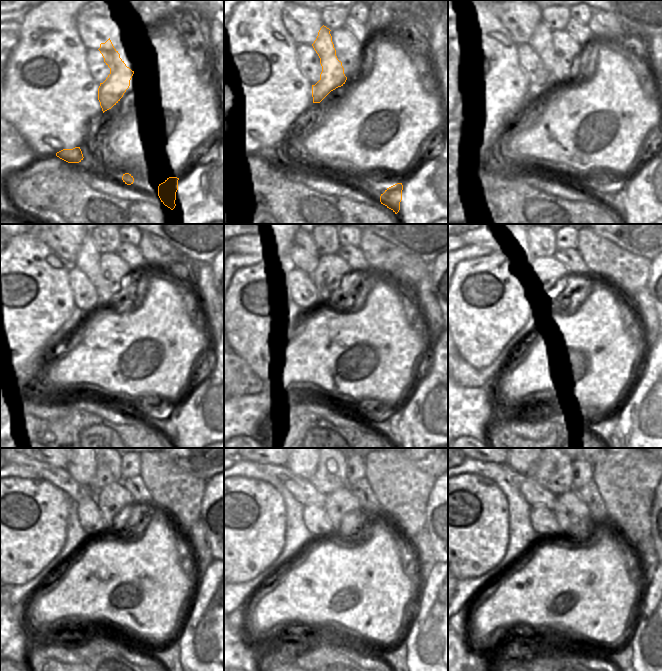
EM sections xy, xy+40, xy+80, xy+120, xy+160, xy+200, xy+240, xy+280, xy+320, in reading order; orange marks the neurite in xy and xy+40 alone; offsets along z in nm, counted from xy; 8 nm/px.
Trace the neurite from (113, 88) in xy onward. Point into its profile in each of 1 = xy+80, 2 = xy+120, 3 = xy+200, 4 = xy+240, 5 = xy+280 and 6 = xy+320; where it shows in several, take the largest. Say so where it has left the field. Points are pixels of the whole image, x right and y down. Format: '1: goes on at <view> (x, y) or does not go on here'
1: goes on at xy+80 (558, 71)
2: goes on at xy+120 (88, 258)
3: goes on at xy+200 (532, 252)
4: goes on at xy+240 (82, 468)
5: goes on at xy+280 (305, 468)
6: goes on at xy+320 (522, 468)

